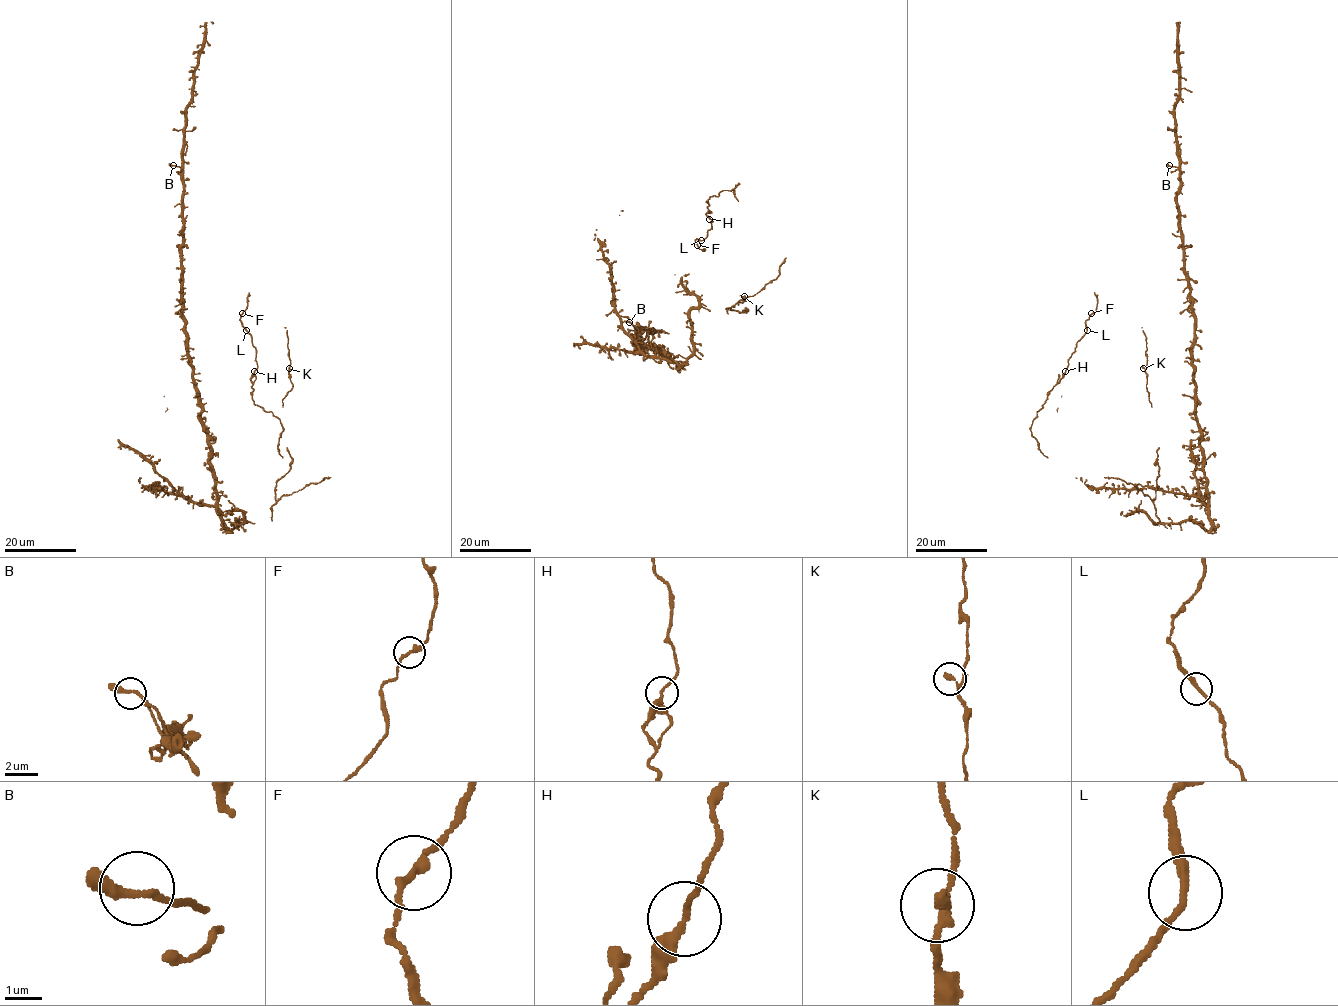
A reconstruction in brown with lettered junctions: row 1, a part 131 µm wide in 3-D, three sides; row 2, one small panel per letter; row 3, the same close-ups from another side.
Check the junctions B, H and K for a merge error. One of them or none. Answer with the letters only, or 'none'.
none

